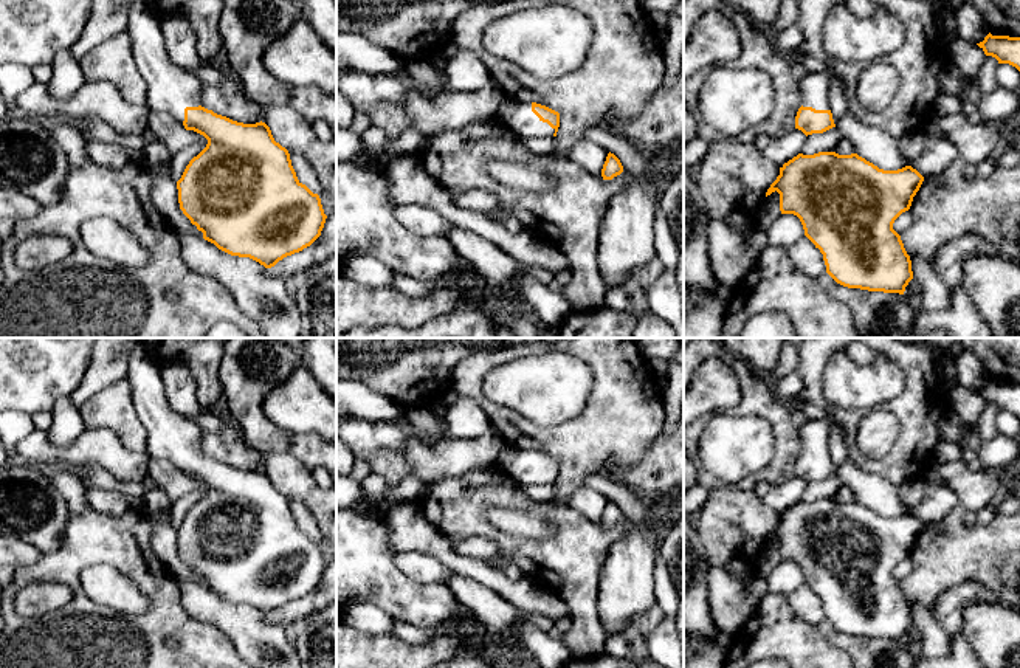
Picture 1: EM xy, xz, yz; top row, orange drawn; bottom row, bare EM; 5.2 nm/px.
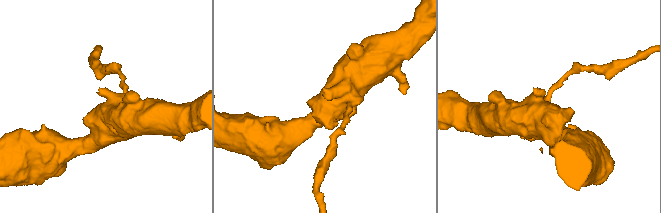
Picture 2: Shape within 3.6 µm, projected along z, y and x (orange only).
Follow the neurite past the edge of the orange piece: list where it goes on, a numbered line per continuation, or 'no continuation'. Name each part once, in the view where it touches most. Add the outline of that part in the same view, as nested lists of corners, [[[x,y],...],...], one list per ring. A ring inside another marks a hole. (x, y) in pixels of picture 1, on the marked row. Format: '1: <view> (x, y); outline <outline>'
1: xz (515, 115); outline [[[505,98],[496,112],[498,121],[521,139],[550,138],[555,133],[547,122],[543,122],[533,112],[530,102]]]

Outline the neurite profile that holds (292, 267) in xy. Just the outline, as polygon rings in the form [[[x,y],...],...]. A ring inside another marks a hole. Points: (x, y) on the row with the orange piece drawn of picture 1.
[[[336,205],[326,219],[321,236],[310,246],[284,257],[274,267],[267,268],[267,271],[295,284],[308,267],[319,265],[332,254],[336,254]]]

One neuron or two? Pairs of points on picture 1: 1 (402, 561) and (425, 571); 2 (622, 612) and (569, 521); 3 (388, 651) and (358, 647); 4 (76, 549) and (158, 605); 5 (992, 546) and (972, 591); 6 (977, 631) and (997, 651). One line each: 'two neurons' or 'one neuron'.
1: one neuron
2: two neurons
3: one neuron
4: one neuron
5: two neurons
6: one neuron

